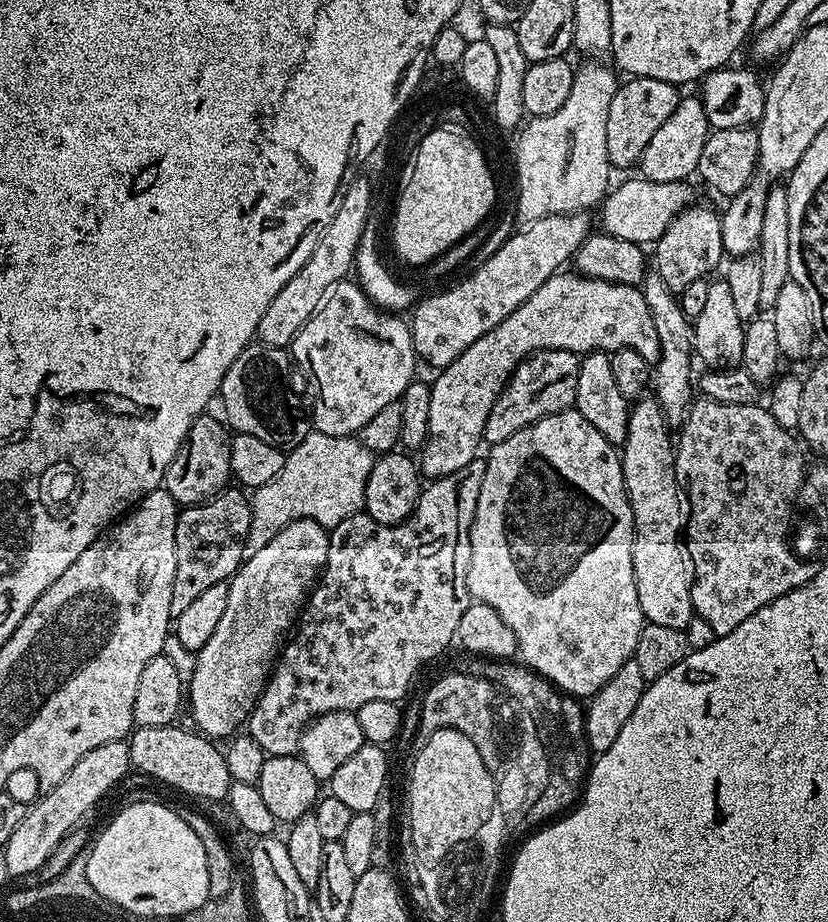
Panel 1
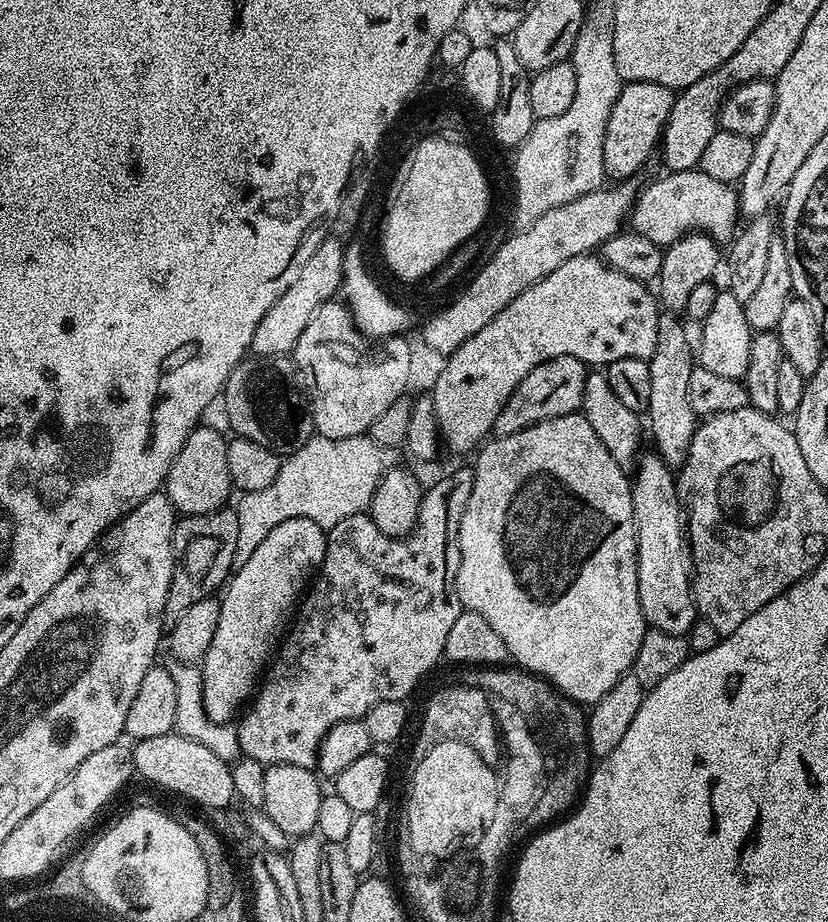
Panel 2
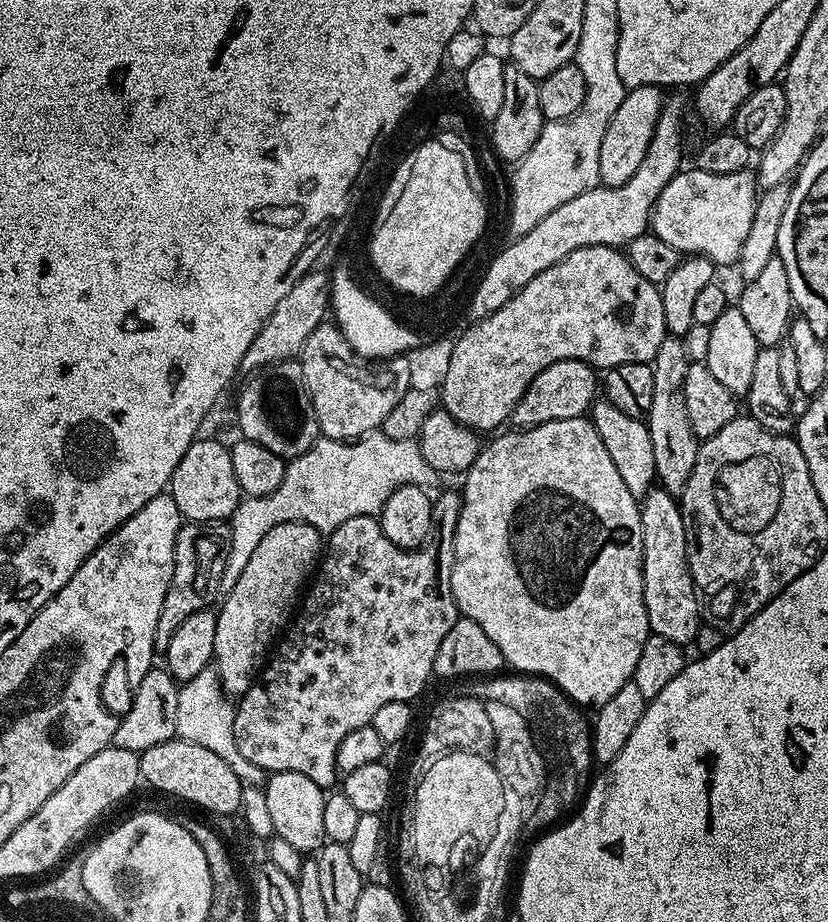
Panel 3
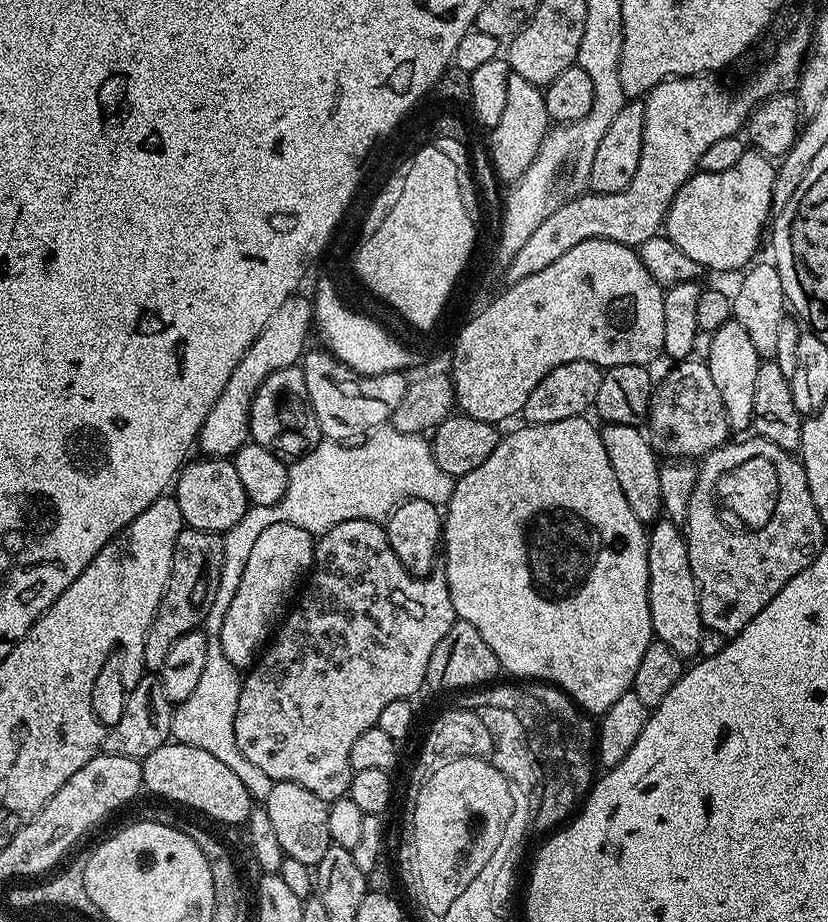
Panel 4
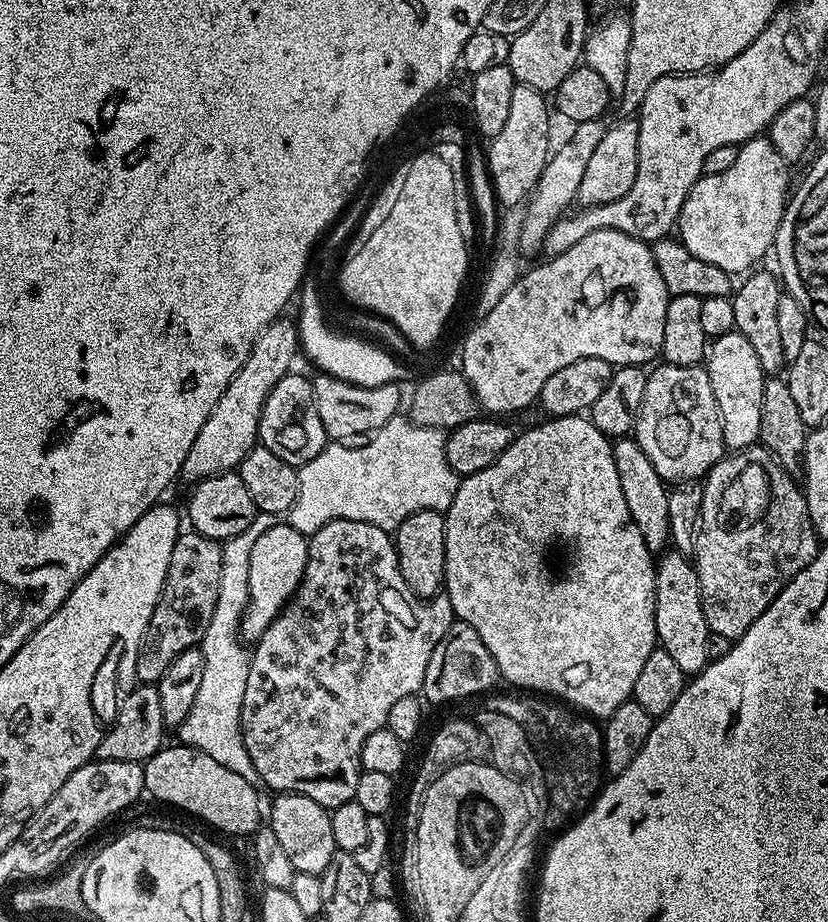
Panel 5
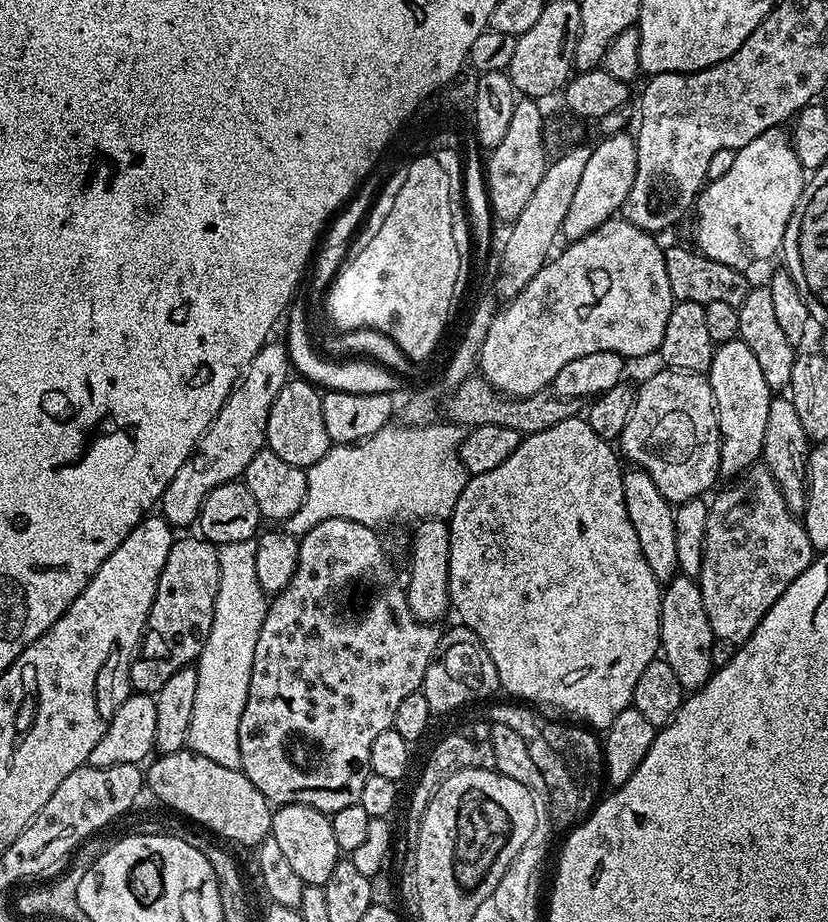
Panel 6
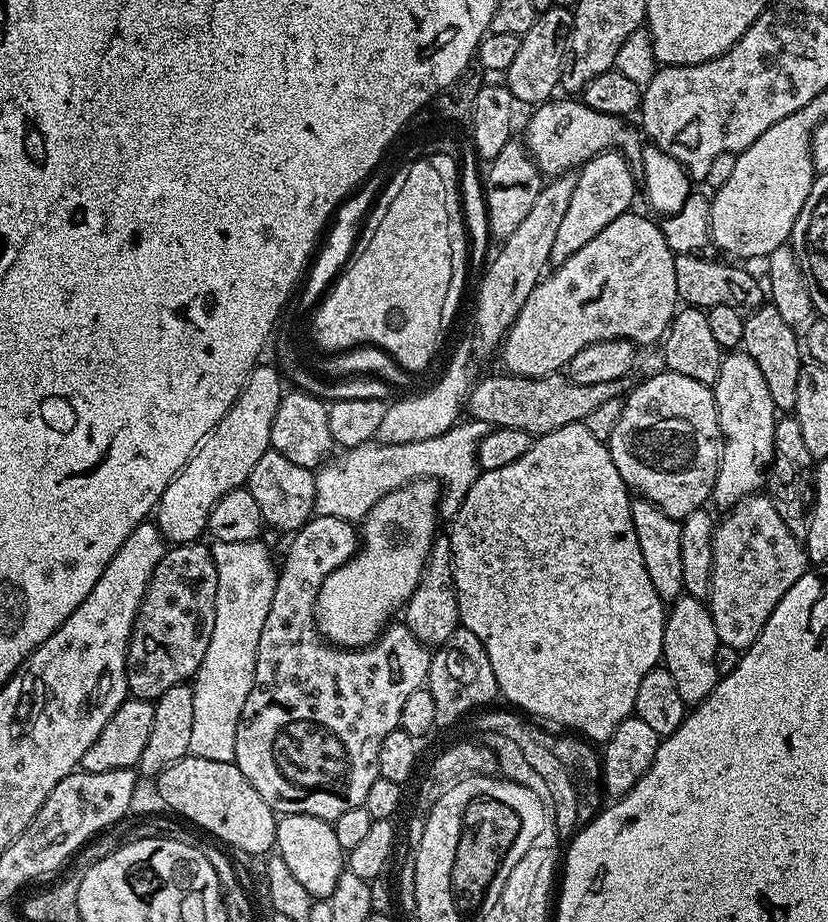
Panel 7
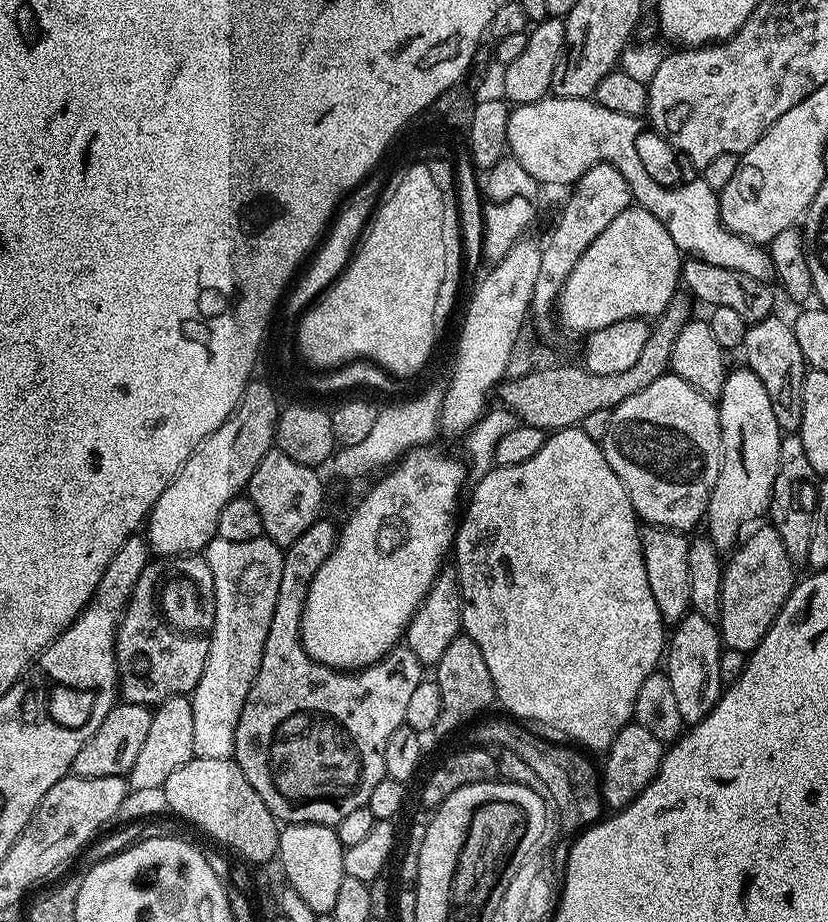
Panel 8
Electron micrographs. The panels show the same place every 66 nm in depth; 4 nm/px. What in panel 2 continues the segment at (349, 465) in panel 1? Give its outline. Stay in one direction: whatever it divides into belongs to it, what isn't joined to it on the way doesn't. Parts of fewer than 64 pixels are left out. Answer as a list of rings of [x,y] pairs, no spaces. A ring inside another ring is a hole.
[[[367,434],[345,440],[313,435],[302,450],[283,457],[278,478],[266,490],[246,492],[239,497],[240,504],[235,505],[238,514],[236,564],[245,564],[266,539],[266,534],[290,518],[310,518],[327,530],[338,526],[342,518],[364,512],[371,505],[378,482],[390,467],[390,461],[384,456],[387,456],[385,449],[379,448]]]

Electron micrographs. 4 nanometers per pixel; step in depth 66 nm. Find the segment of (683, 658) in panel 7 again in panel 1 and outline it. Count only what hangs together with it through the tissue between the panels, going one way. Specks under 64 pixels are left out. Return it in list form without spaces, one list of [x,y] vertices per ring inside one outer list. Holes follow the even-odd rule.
[[[641,398],[631,405],[620,465],[636,531],[632,553],[638,606],[642,606],[642,614],[649,624],[684,628],[694,615],[694,566],[686,543],[688,494],[682,481],[676,477],[674,436],[655,398]]]

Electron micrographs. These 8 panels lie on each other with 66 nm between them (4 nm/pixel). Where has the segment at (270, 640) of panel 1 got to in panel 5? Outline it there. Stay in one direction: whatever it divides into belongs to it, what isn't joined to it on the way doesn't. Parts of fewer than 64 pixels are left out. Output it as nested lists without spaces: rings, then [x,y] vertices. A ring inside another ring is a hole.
[[[273,522],[270,530],[266,530],[266,534],[262,534],[258,542],[254,542],[254,550],[250,550],[250,598],[240,619],[241,640],[260,640],[273,618],[296,593],[296,587],[302,582],[306,570],[308,541],[309,537],[303,536],[294,525]]]

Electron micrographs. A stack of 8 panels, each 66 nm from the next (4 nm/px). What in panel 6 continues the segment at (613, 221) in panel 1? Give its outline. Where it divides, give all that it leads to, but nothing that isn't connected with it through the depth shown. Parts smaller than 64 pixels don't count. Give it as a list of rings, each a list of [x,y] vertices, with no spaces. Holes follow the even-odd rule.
[[[783,127],[766,130],[754,142],[736,149],[736,157],[730,170],[722,174],[722,178],[708,180],[696,197],[695,247],[704,253],[706,258],[714,258],[714,262],[722,262],[731,268],[748,270],[751,264],[759,260],[768,260],[784,247],[786,226],[790,222],[790,214],[794,214],[794,206],[798,206],[798,198],[806,183],[805,169],[800,167],[798,154],[792,148],[789,133]]]

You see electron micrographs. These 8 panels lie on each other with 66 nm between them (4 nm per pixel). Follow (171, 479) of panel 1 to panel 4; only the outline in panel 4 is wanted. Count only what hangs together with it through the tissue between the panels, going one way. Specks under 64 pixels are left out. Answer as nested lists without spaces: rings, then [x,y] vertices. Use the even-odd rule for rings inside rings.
[[[199,458],[185,463],[174,481],[174,495],[185,525],[207,532],[229,532],[250,507],[246,490],[238,479],[235,463],[228,458]]]

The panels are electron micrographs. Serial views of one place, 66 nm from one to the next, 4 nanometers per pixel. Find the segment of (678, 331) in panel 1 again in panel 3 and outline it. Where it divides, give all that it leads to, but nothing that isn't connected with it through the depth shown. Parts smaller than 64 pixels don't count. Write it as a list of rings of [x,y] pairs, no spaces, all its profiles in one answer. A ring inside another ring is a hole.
[[[665,335],[658,354],[652,359],[654,374],[654,402],[650,402],[650,414],[647,418],[650,430],[650,442],[654,442],[654,466],[656,479],[671,496],[683,497],[686,482],[694,471],[694,462],[700,449],[695,430],[688,421],[688,411],[684,405],[684,379],[688,373],[690,357],[684,349],[685,341],[679,336]]]

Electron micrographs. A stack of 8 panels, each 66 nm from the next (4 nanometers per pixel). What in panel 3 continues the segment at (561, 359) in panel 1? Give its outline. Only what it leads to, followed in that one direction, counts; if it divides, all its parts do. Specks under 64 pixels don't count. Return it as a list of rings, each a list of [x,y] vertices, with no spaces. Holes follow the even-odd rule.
[[[563,360],[554,362],[554,366],[546,366],[534,382],[522,394],[518,406],[514,406],[510,420],[517,429],[533,428],[551,420],[562,418],[578,418],[591,409],[598,396],[598,372],[592,365],[581,360]]]

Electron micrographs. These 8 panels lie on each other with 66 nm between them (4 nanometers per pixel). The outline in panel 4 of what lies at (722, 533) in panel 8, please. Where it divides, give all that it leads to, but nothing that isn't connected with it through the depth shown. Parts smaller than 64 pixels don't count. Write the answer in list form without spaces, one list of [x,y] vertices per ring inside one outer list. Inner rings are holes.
[[[735,318],[726,321],[719,330],[711,333],[709,340],[712,341],[708,344],[706,363],[710,370],[710,378],[714,378],[714,386],[718,386],[718,394],[722,394],[722,406],[726,410],[729,429],[736,434],[747,433],[752,428],[754,382],[758,379],[758,366],[762,363],[762,358],[758,354],[758,350],[754,350],[754,345],[750,343],[750,337],[747,336],[746,329]]]

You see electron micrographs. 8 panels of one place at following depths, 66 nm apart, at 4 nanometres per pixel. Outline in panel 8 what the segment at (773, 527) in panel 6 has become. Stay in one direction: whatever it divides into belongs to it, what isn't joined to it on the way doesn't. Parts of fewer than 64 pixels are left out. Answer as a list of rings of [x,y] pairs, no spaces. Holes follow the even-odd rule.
[[[771,526],[756,528],[752,533],[749,531],[743,537],[742,542],[737,543],[731,549],[729,558],[724,564],[724,577],[722,578],[722,602],[720,603],[720,614],[718,627],[720,639],[724,648],[733,648],[739,652],[750,654],[766,638],[770,626],[778,618],[786,598],[790,598],[793,588],[798,583],[797,565],[793,564],[790,554],[786,554],[786,546],[782,546],[782,538],[778,530]]]

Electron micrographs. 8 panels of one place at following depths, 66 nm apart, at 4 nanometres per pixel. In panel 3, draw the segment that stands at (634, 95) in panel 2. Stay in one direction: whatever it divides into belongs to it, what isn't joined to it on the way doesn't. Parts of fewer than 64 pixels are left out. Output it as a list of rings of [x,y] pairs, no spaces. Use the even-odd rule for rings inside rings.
[[[655,84],[638,86],[625,91],[622,106],[614,110],[614,118],[610,118],[610,126],[606,126],[606,134],[602,134],[602,150],[598,150],[598,174],[603,187],[617,188],[630,182],[630,178],[634,178],[634,170],[642,166],[642,158],[646,158],[652,131],[666,100],[660,92],[663,91]]]

